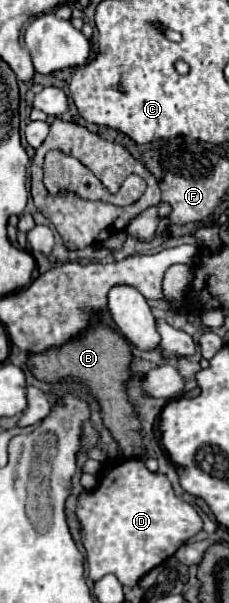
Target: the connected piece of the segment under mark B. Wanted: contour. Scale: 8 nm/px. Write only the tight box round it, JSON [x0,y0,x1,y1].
[28,316,144,458]

